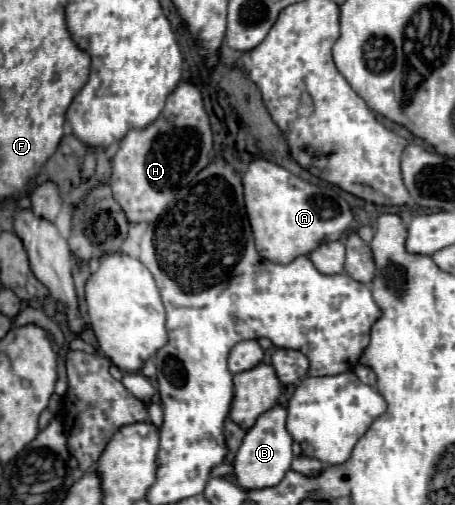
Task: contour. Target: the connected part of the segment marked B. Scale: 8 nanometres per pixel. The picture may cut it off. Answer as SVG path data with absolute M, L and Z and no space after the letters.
M282 405L272 407L270 411L262 413L254 427L244 435L242 445L234 459L234 475L242 489L266 489L280 483L284 473L290 469L292 463L292 435L286 429L286 409Z

